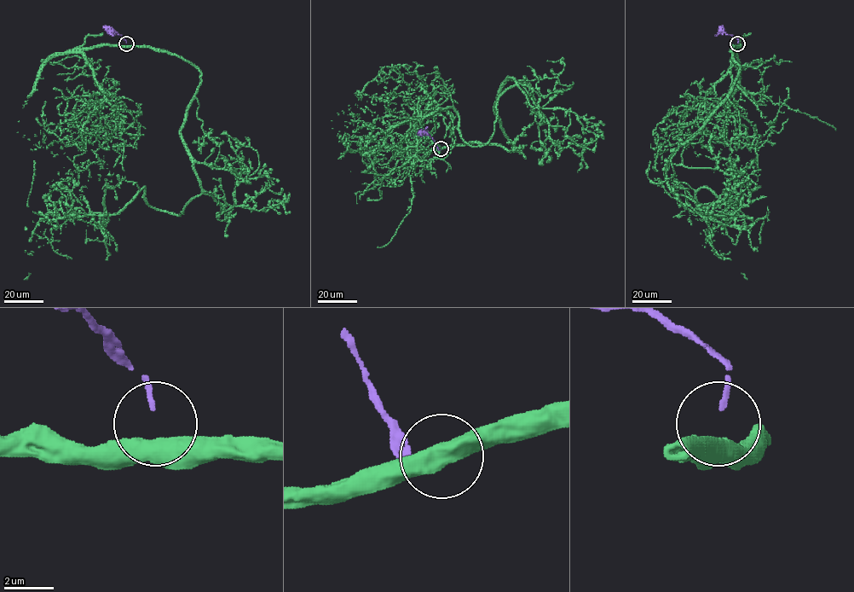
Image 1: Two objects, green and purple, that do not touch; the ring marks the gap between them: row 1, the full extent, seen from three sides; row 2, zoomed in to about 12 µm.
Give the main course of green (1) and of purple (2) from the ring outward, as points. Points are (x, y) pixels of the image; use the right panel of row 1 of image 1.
1: (737, 45), (666, 180), (692, 211), (734, 210), (701, 187), (713, 216), (737, 167), (757, 181)
2: (737, 43), (735, 37), (721, 29)

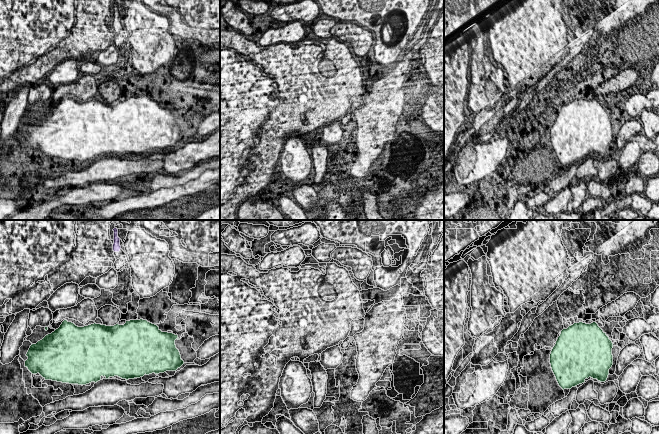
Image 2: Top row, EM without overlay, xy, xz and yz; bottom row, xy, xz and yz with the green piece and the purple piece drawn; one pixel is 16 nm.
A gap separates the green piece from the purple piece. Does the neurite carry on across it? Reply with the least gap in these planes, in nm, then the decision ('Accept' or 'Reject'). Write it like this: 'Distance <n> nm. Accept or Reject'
Distance 1100 nm. Reject

